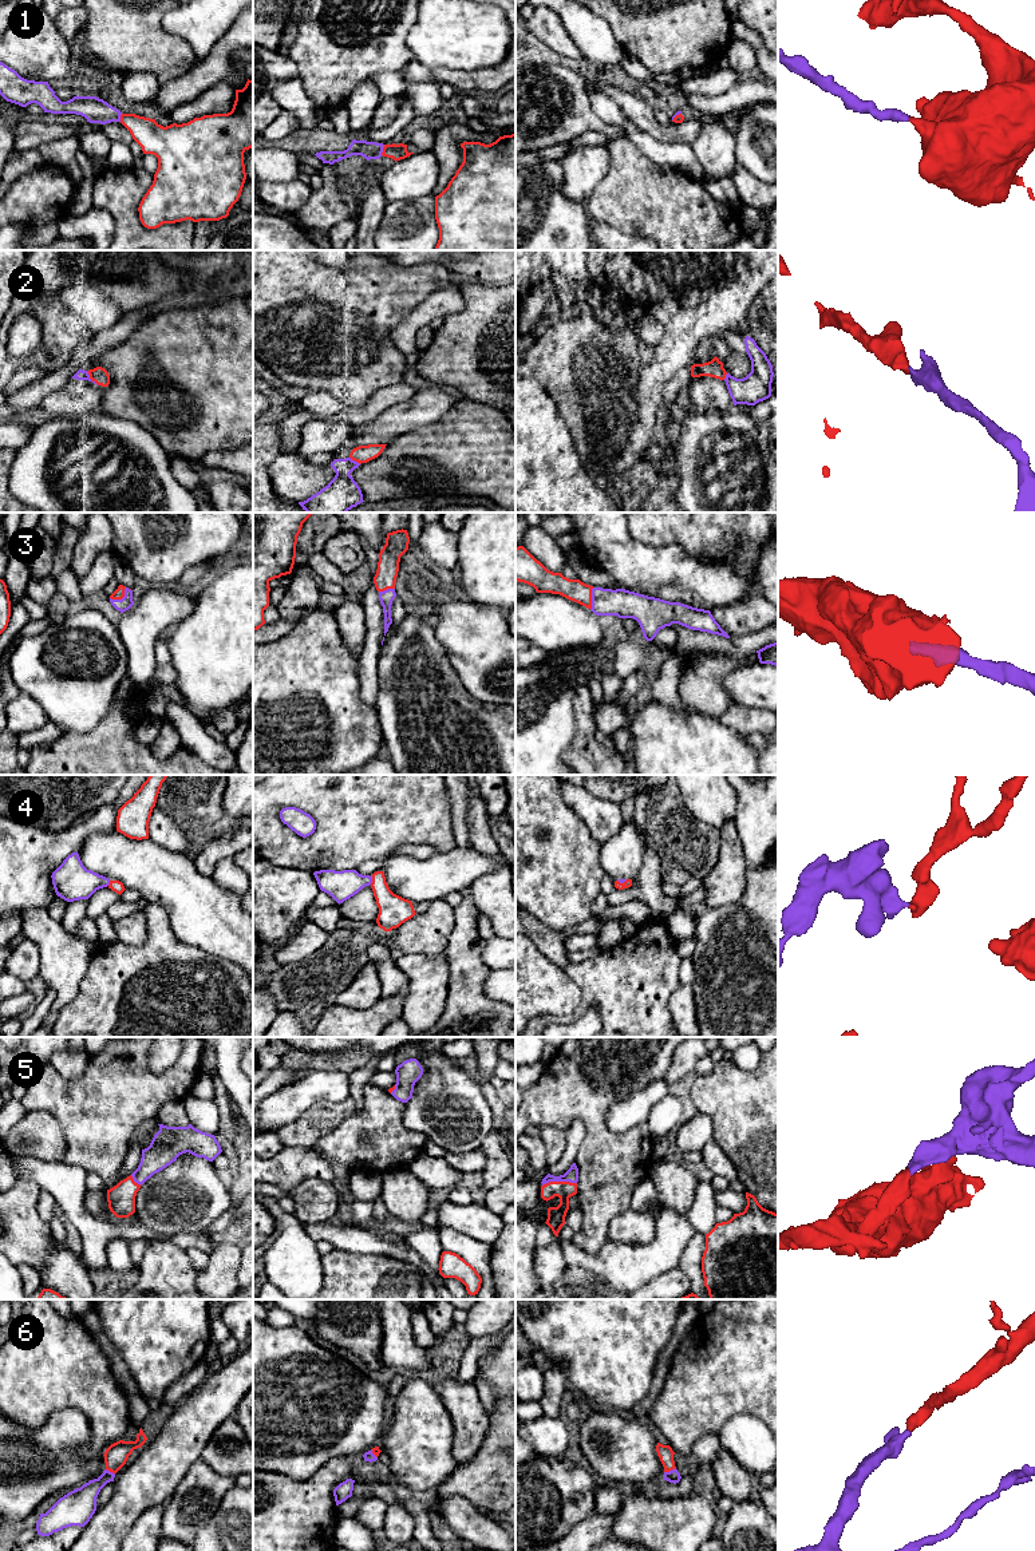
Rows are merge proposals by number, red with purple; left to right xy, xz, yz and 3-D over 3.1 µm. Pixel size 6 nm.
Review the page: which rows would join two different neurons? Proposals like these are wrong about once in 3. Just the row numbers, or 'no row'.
no row

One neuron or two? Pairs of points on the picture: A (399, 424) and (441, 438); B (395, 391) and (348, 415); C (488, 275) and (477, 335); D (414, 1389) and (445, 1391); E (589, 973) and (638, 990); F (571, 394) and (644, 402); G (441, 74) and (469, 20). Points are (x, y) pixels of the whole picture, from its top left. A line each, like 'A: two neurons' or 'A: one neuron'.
A: two neurons
B: one neuron
C: two neurons
D: two neurons
E: one neuron
F: one neuron
G: two neurons

